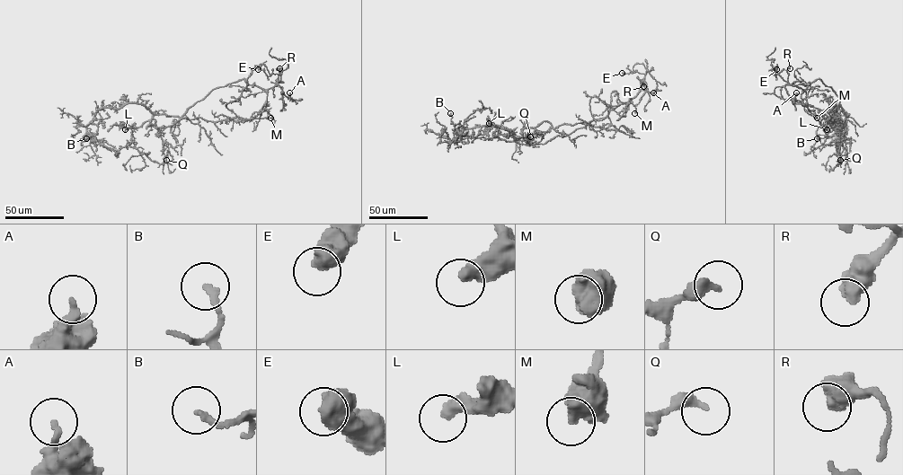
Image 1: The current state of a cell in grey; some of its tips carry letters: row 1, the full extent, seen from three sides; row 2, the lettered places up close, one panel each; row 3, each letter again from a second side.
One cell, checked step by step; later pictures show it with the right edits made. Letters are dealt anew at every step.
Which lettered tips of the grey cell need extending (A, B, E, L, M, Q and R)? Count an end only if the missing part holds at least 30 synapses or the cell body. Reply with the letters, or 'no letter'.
no letter

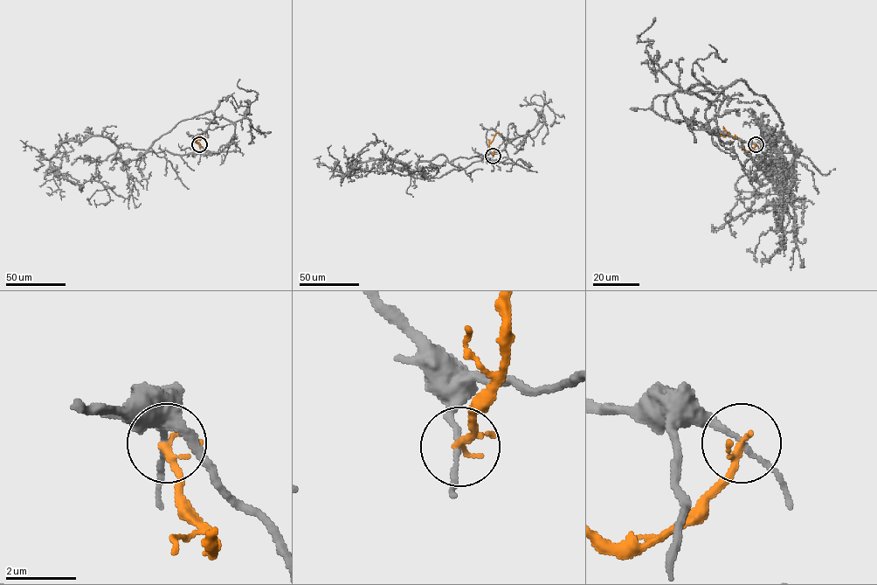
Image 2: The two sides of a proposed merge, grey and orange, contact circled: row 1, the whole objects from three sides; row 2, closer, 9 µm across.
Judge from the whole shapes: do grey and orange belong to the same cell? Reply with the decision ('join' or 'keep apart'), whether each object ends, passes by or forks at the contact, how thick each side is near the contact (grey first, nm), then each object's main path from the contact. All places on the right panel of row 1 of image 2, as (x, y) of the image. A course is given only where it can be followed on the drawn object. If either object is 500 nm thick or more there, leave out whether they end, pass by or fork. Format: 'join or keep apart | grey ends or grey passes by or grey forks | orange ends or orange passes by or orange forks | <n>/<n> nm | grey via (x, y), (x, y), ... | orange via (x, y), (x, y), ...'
keep apart | grey passes by | orange passes by | 130/170 nm | grey via (756, 144), (705, 128), (738, 81), (800, 150), (761, 128), (793, 185), (726, 221), (737, 201) | orange via (756, 144), (746, 151), (737, 138), (712, 134), (708, 128)

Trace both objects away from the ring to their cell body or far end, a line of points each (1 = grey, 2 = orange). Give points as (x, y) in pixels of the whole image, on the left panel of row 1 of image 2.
1: (199, 144), (192, 137), (211, 111), (146, 149), (91, 136), (65, 141), (50, 160), (79, 184), (91, 173)
2: (199, 144), (200, 148), (196, 141), (205, 136)

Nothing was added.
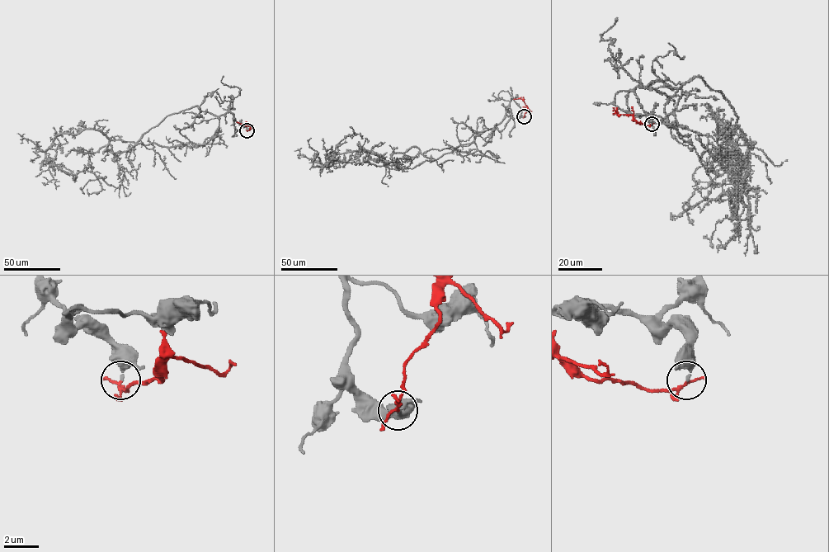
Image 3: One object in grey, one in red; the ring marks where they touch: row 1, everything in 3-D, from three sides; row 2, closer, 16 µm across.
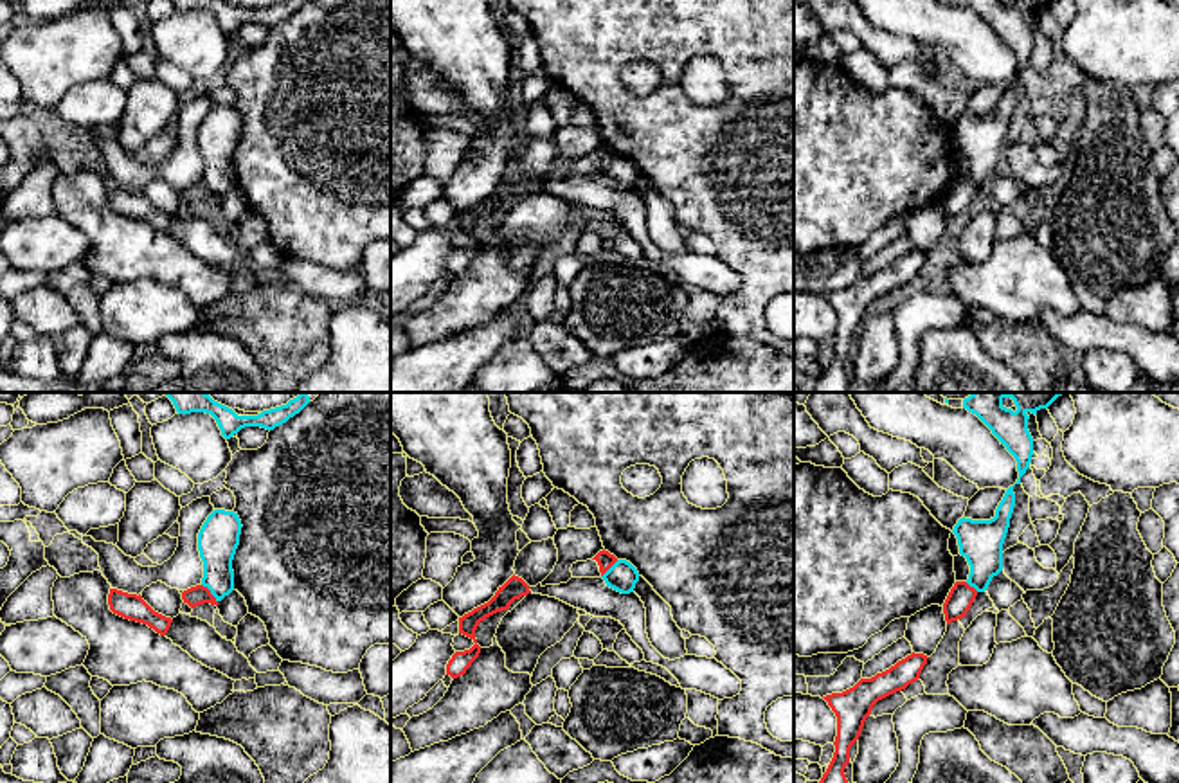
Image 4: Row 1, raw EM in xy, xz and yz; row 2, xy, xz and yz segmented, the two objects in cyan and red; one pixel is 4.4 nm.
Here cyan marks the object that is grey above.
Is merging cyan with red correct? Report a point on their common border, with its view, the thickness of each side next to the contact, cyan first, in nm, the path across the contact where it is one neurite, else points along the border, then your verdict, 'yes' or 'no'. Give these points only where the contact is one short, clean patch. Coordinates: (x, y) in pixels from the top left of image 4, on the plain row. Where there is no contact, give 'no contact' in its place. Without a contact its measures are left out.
xy (211, 189) | 190/90 nm | along xy (202, 180), (216, 198) | no

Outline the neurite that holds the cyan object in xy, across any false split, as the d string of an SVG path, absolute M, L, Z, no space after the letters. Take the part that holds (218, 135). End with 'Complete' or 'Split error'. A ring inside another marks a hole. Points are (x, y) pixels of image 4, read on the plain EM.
M214 106L198 130L198 148L203 158L202 182L211 187L216 198L234 187L232 157L241 124L238 110Z. Complete

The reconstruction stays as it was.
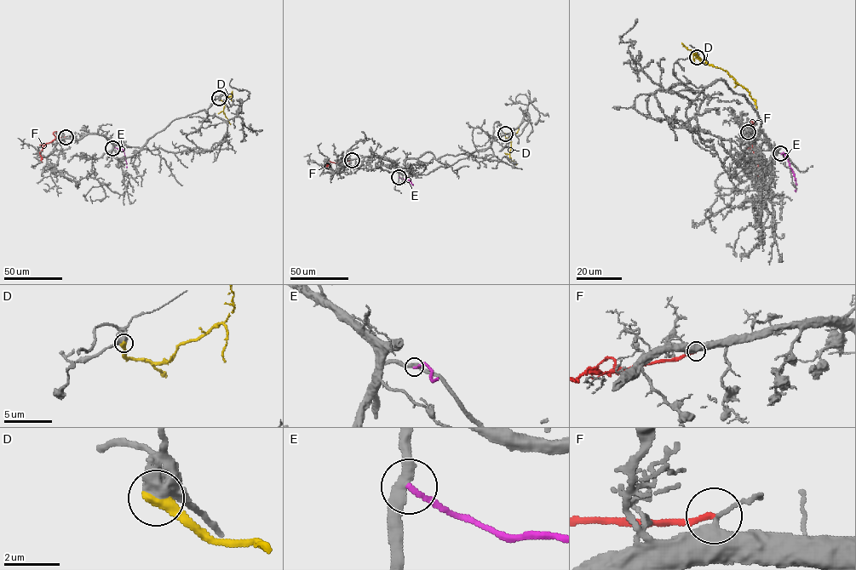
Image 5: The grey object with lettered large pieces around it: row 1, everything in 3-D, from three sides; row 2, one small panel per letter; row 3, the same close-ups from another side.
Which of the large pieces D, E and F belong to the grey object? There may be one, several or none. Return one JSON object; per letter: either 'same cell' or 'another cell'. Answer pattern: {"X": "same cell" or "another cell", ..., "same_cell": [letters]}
{"D": "another cell", "E": "another cell", "F": "another cell", "same_cell": []}

